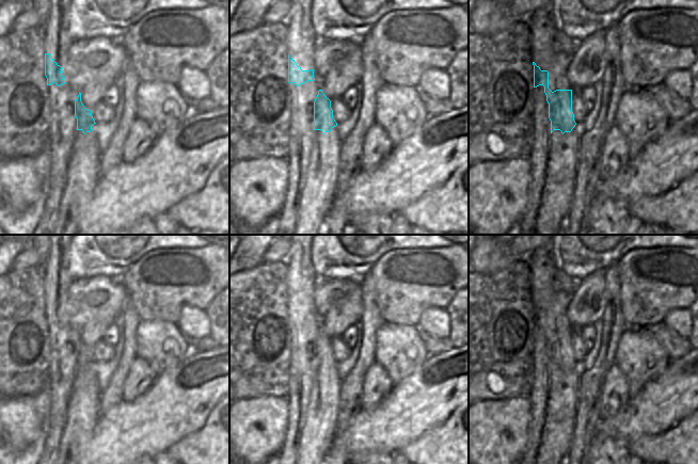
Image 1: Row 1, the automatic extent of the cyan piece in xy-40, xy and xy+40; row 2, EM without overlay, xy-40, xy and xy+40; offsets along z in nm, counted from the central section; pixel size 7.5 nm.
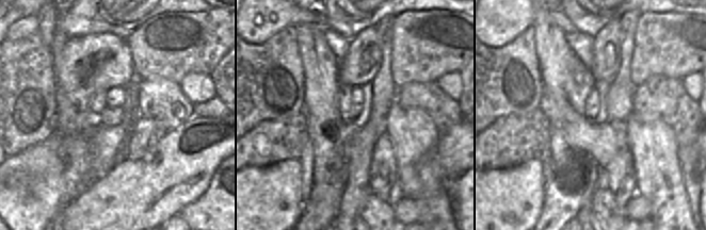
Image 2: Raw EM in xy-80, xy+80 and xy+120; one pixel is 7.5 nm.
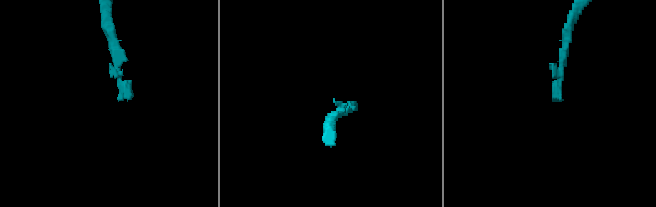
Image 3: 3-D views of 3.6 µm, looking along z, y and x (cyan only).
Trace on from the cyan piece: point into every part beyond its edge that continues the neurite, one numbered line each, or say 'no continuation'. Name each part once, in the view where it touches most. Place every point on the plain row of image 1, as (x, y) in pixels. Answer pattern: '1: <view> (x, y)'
1: xy+40 (560, 416)

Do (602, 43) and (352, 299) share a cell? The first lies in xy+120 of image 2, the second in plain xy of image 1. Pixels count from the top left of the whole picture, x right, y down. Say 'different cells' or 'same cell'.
same cell

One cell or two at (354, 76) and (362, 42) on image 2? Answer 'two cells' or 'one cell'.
one cell

